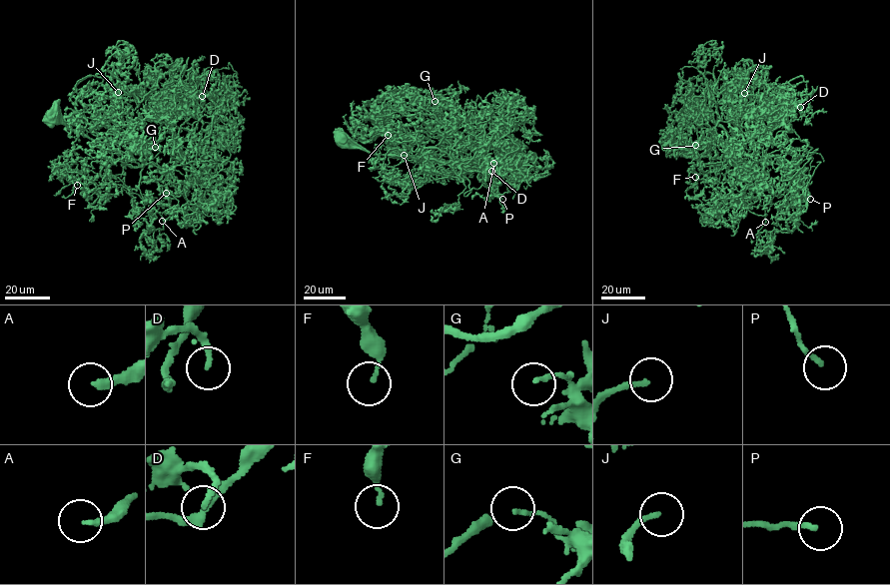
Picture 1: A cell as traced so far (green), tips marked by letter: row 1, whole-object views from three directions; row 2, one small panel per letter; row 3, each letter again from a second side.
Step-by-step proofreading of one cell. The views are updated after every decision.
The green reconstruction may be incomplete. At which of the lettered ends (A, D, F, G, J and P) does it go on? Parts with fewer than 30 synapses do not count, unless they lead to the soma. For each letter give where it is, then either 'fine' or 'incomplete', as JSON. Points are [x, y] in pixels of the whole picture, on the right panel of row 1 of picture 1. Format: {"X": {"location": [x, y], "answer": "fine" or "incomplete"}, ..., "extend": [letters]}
{"A": {"location": [765, 222], "answer": "incomplete"}, "D": {"location": [800, 107], "answer": "fine"}, "F": {"location": [695, 177], "answer": "fine"}, "G": {"location": [695, 145], "answer": "fine"}, "J": {"location": [744, 93], "answer": "incomplete"}, "P": {"location": [810, 199], "answer": "fine"}, "extend": ["A", "J"]}

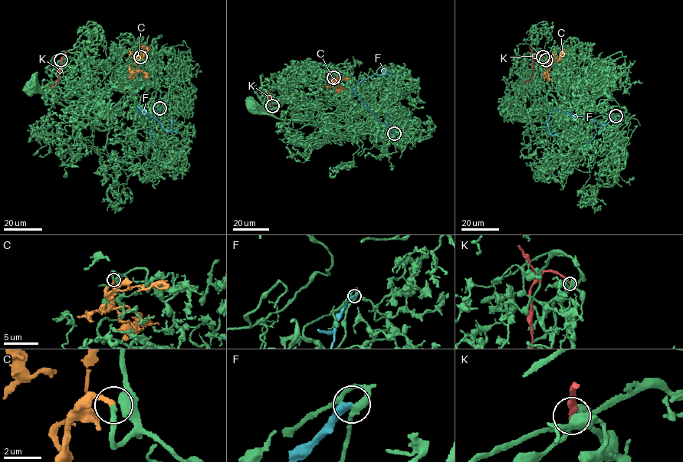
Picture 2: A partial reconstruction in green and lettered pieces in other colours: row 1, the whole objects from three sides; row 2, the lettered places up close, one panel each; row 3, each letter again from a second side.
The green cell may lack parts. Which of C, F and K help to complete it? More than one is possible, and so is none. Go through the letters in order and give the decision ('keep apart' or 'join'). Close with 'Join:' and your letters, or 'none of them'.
C: join
F: keep apart
K: keep apart
Join: C

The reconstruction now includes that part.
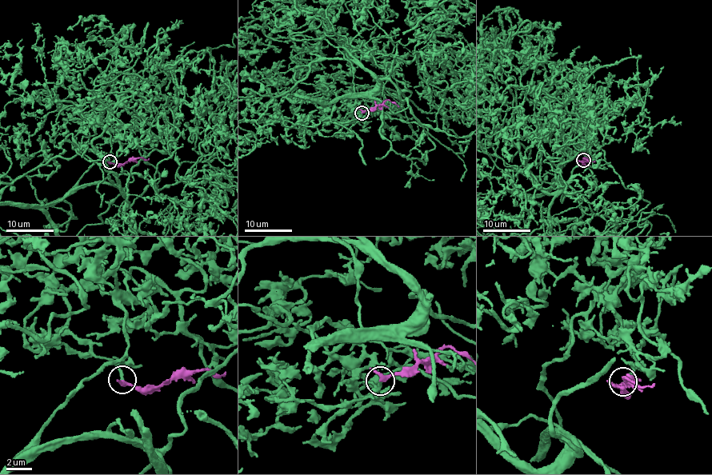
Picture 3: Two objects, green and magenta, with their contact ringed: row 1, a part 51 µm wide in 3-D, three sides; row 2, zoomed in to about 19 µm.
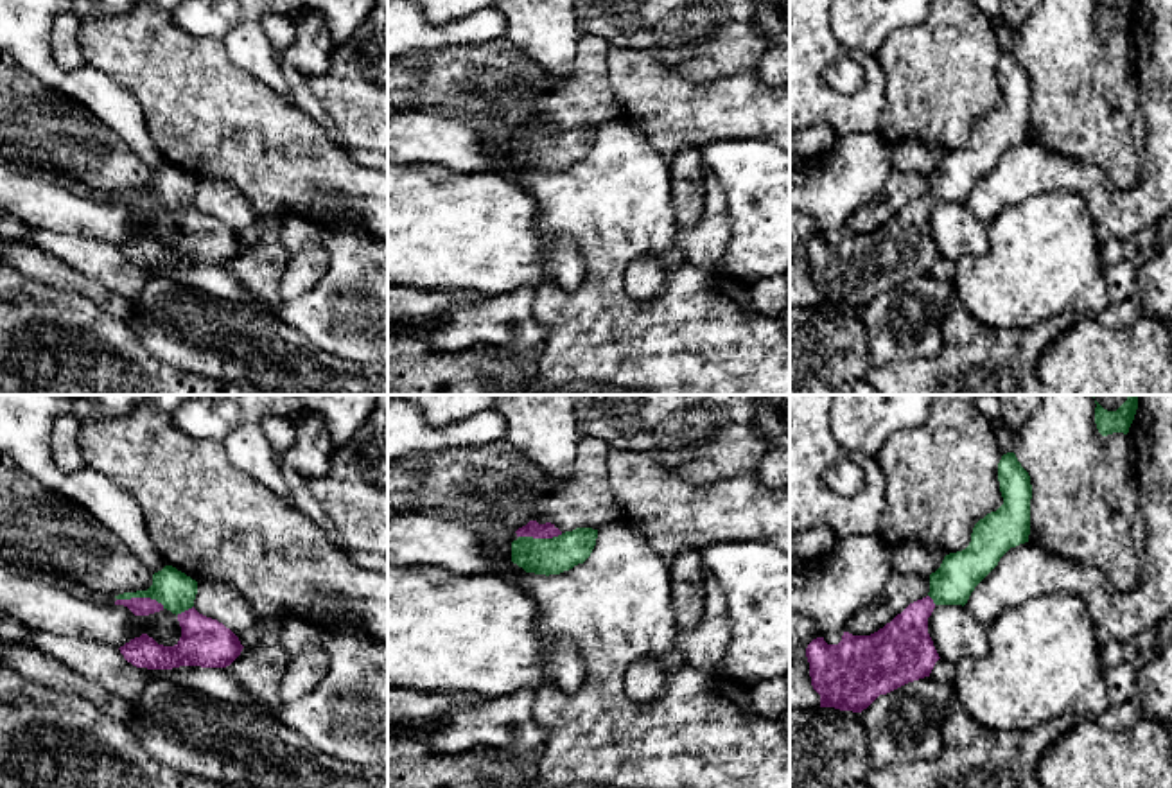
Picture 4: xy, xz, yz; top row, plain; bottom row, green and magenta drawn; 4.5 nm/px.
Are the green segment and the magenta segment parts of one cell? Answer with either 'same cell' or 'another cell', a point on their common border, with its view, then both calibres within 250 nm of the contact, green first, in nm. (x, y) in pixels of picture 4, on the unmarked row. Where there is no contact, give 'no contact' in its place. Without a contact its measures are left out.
same cell | xy (140, 194) | 170/80 nm

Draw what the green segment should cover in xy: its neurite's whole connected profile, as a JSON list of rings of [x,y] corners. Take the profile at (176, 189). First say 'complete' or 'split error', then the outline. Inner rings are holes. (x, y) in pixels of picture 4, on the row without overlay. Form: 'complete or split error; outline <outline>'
split error; outline [[[165,163],[153,172],[153,183],[147,188],[115,194],[115,203],[127,205],[135,214],[149,214],[167,206],[178,214],[181,224],[181,235],[174,244],[158,242],[142,232],[118,246],[124,257],[147,267],[230,264],[244,244],[230,226],[194,206],[196,192],[196,178],[172,163]]]

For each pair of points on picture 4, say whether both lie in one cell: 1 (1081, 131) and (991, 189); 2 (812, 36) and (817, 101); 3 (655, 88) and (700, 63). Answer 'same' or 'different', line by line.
1: different
2: same
3: different

